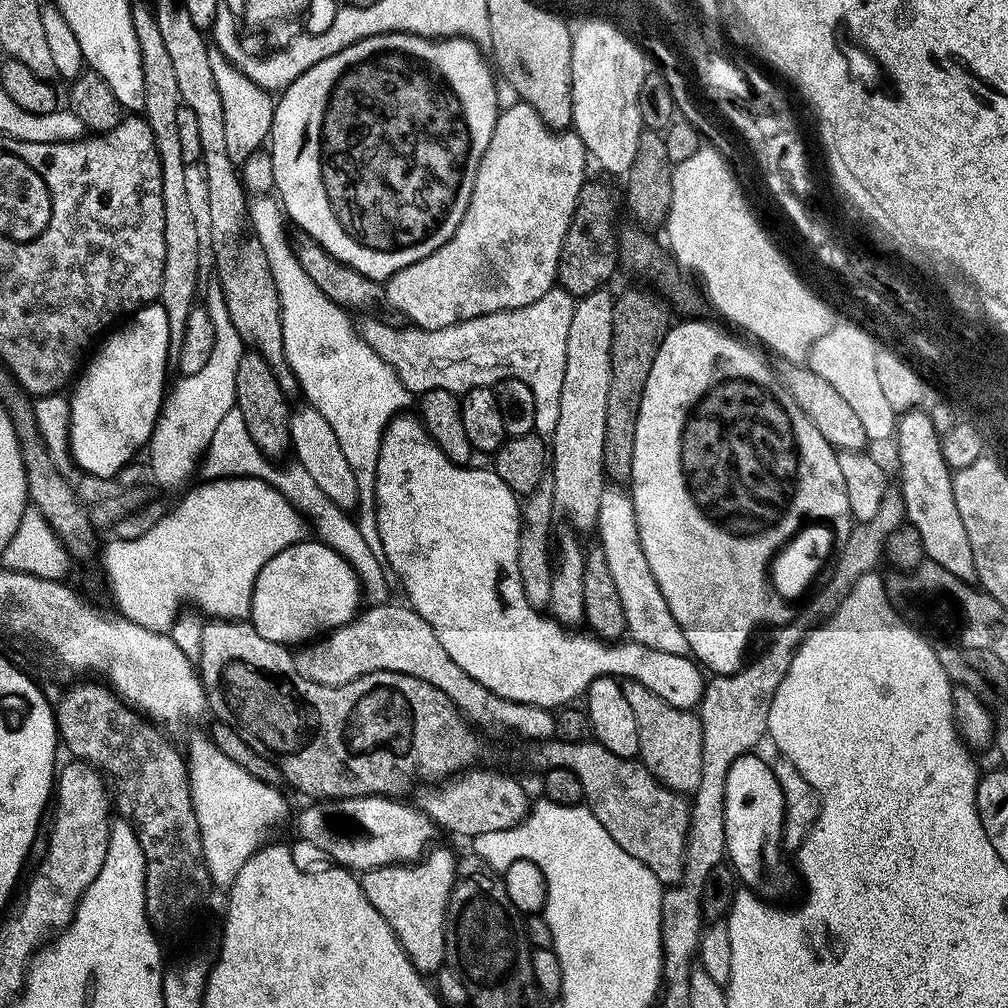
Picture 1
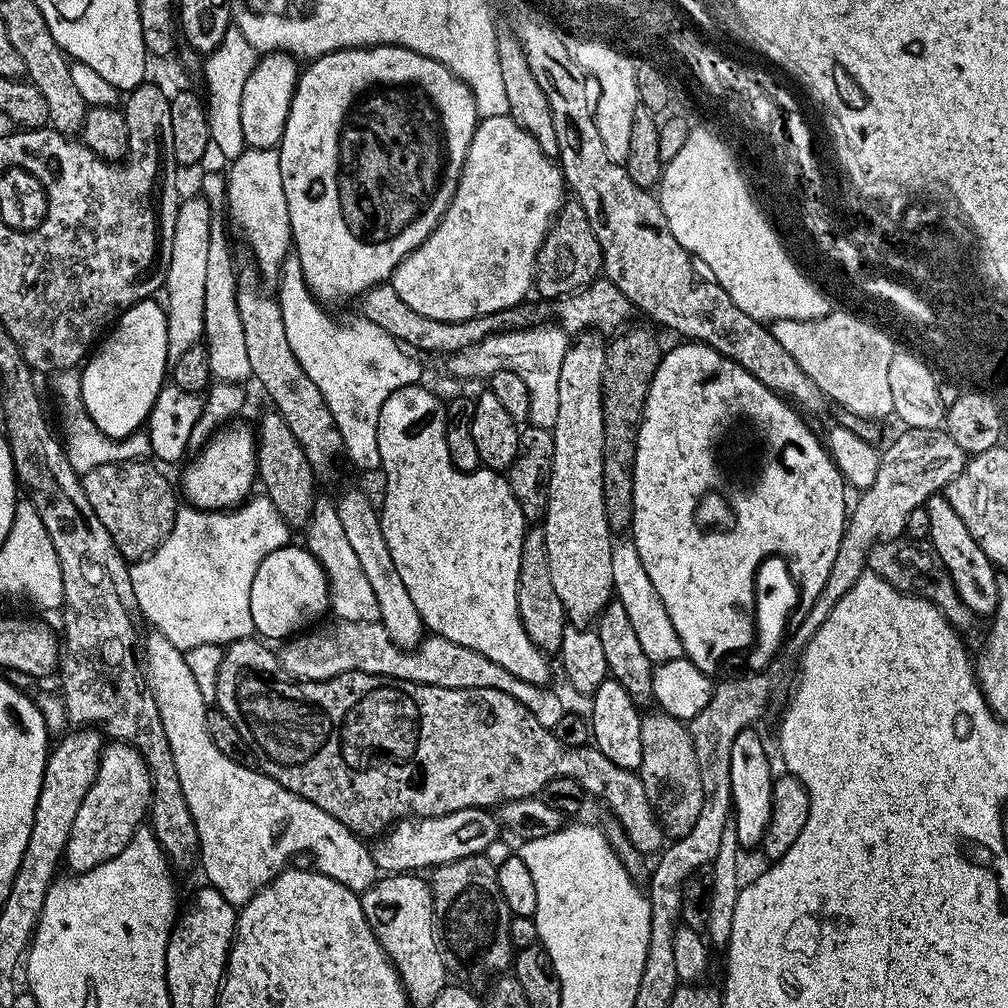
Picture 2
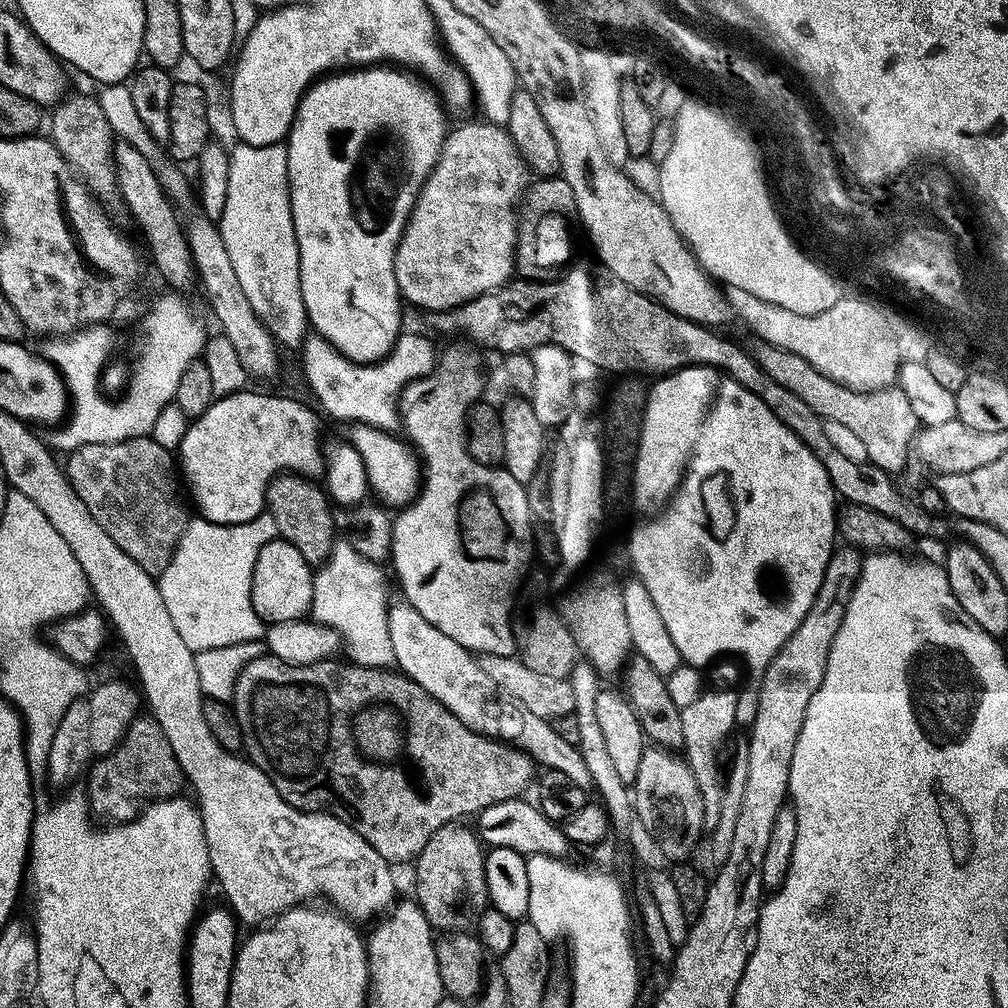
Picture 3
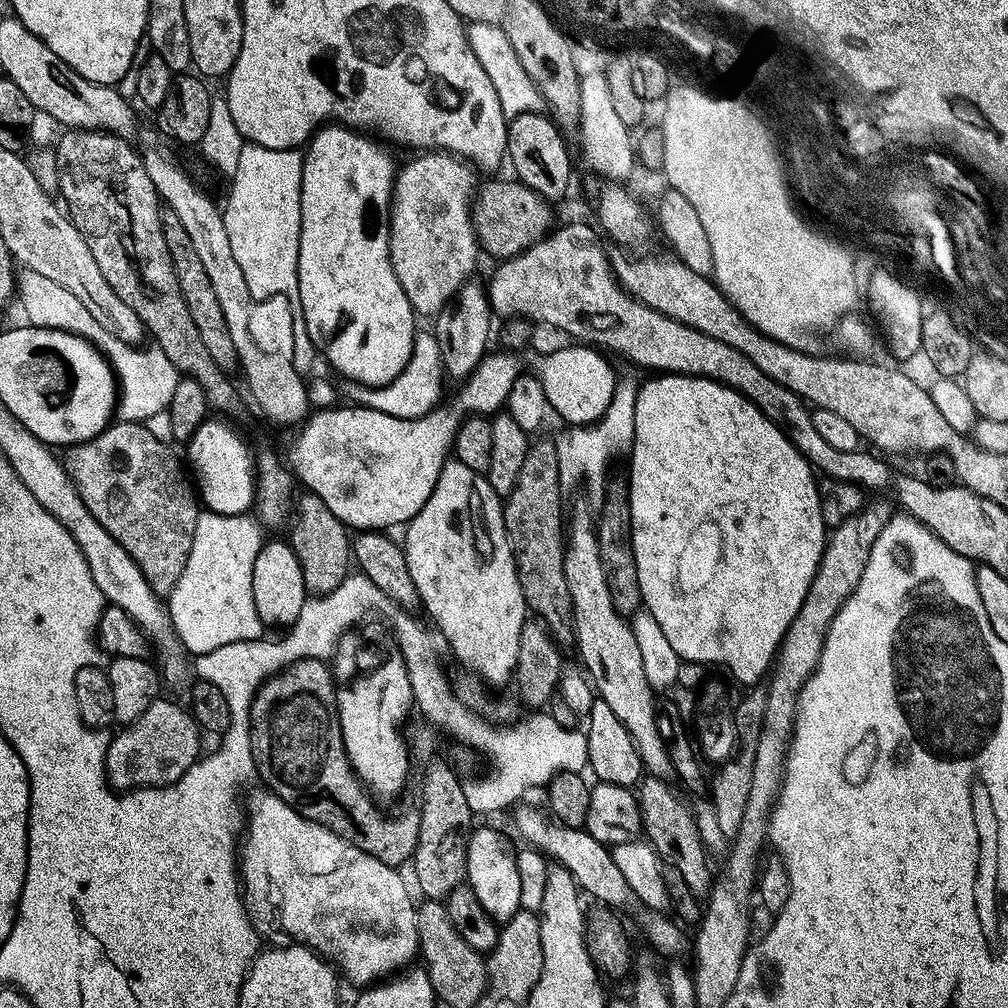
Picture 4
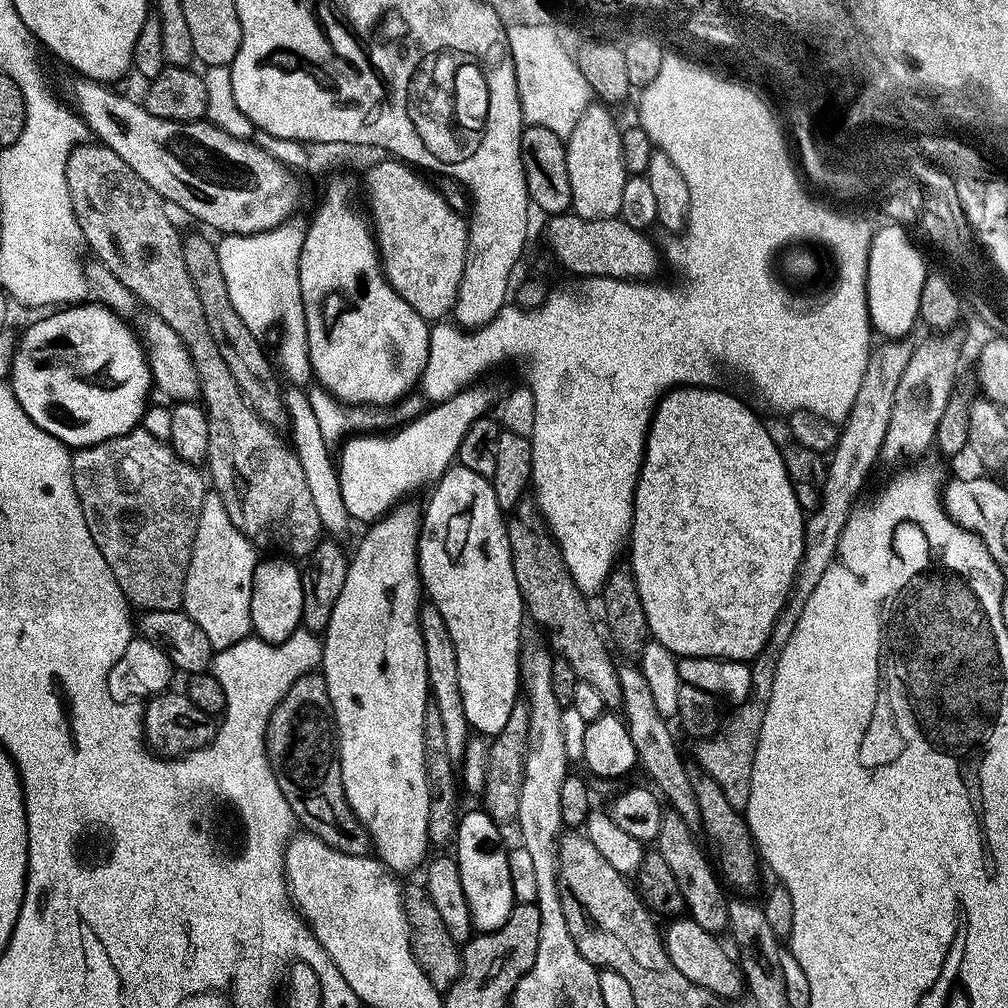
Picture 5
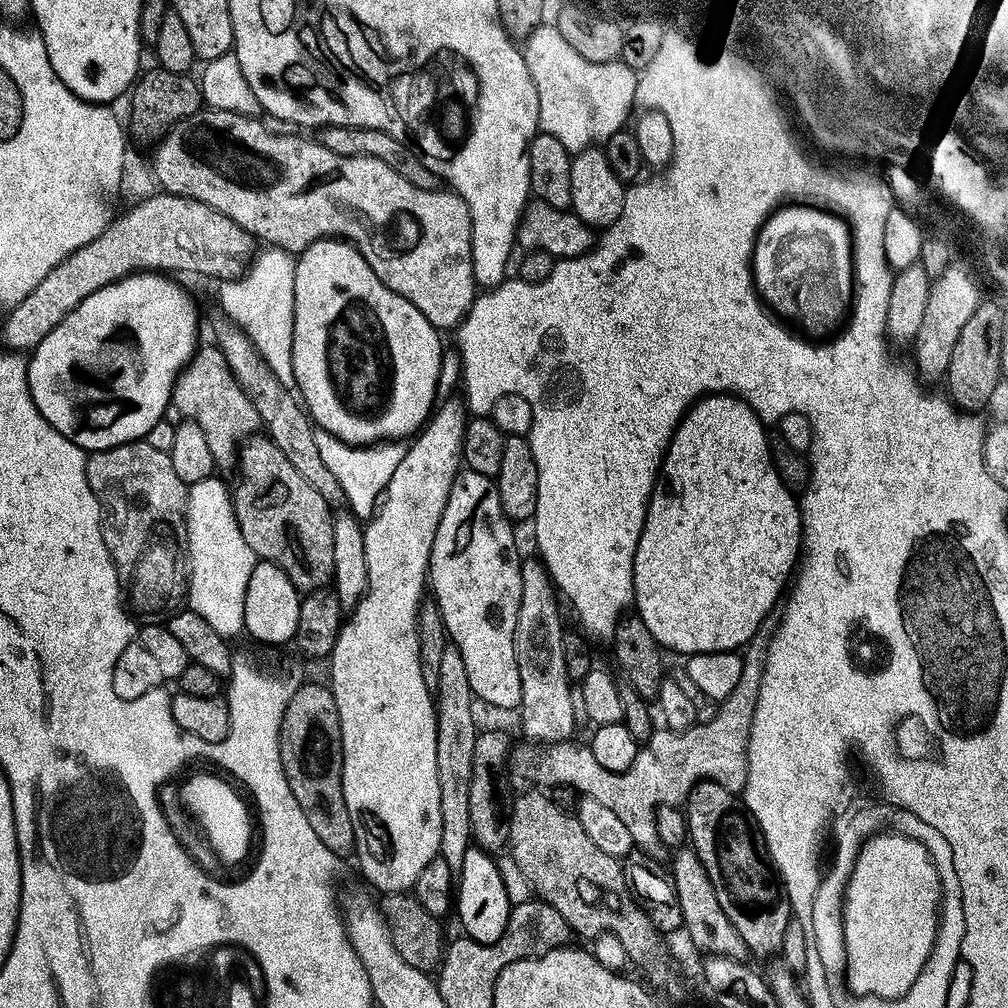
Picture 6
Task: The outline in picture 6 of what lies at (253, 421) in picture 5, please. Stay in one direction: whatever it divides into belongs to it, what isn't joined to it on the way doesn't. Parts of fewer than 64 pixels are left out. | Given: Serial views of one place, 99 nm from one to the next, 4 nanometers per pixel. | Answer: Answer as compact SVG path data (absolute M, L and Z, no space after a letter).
M253 434L247 440L241 443L238 449L238 465L240 464L240 472L244 477L237 482L236 488L234 484L234 495L232 497L232 509L236 515L238 526L242 530L242 538L246 538L246 546L250 546L252 555L261 560L270 560L273 564L278 565L290 578L290 582L294 582L296 591L301 594L315 592L321 586L328 586L333 583L334 577L334 534L332 533L333 513L328 513L330 508L329 501L322 498L322 494L318 494L318 490L314 490L314 486L310 486L310 482L306 478L302 478L302 474L298 474L298 470L294 470L294 466L286 459L286 454L282 454L282 450L278 450L278 446L274 446L274 442L268 439L264 434Z

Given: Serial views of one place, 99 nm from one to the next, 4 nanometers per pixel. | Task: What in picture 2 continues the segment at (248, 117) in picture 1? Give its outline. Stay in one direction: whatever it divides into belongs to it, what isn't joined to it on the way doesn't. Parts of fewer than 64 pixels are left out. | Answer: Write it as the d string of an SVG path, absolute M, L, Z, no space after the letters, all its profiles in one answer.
M230 24L226 35L219 46L207 55L204 66L204 80L208 90L206 107L208 110L208 125L210 126L213 147L226 158L225 161L236 160L245 150L244 135L241 124L242 89L256 65L258 53L250 46L241 28Z

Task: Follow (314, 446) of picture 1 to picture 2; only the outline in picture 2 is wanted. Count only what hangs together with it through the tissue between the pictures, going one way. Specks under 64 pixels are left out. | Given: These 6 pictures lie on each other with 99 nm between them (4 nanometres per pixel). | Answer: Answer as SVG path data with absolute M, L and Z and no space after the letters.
M356 488L346 489L335 505L338 518L342 518L342 530L346 530L346 538L350 538L350 546L354 546L362 570L366 570L366 578L370 578L374 586L379 623L384 625L395 644L406 650L415 649L426 636L424 619L418 614L414 602L410 602L410 590L402 586L402 574L398 574L398 566L394 566L394 558L390 558L390 546L386 546L386 538L380 529L377 505L372 505L371 498Z

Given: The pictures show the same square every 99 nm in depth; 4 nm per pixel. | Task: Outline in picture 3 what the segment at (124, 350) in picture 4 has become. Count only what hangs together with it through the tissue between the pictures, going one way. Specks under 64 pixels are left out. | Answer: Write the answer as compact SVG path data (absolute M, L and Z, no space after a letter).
M169 293L160 297L142 320L138 360L127 379L128 388L122 402L108 402L102 396L103 372L114 346L111 325L92 324L70 336L55 337L45 343L47 346L40 350L40 355L57 368L70 399L68 421L55 427L46 438L50 448L69 454L84 444L112 444L151 435L166 450L179 449L188 418L172 403L183 371L203 355L210 334L206 332L205 322L180 296L182 294Z

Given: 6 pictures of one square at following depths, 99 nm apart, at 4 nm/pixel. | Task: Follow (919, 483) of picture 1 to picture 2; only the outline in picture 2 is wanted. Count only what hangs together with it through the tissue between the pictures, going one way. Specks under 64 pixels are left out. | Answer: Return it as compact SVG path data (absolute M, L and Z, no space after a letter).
M937 494L932 496L926 505L928 509L928 535L931 551L944 563L944 568L950 574L950 578L956 587L956 593L962 598L962 602L977 617L991 617L998 606L998 579L997 569L990 558L978 546L978 542L966 530L966 522L958 518L954 506L950 506L947 495Z

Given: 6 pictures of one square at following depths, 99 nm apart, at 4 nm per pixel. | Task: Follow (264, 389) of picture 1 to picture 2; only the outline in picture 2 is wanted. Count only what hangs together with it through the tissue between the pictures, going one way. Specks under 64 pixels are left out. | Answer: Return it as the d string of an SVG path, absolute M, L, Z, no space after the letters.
M269 410L260 420L256 438L256 467L259 483L264 483L263 491L274 502L278 514L282 514L282 518L293 529L303 529L312 516L312 507L318 499L317 493L312 493L318 488L318 481L286 418L275 410Z

